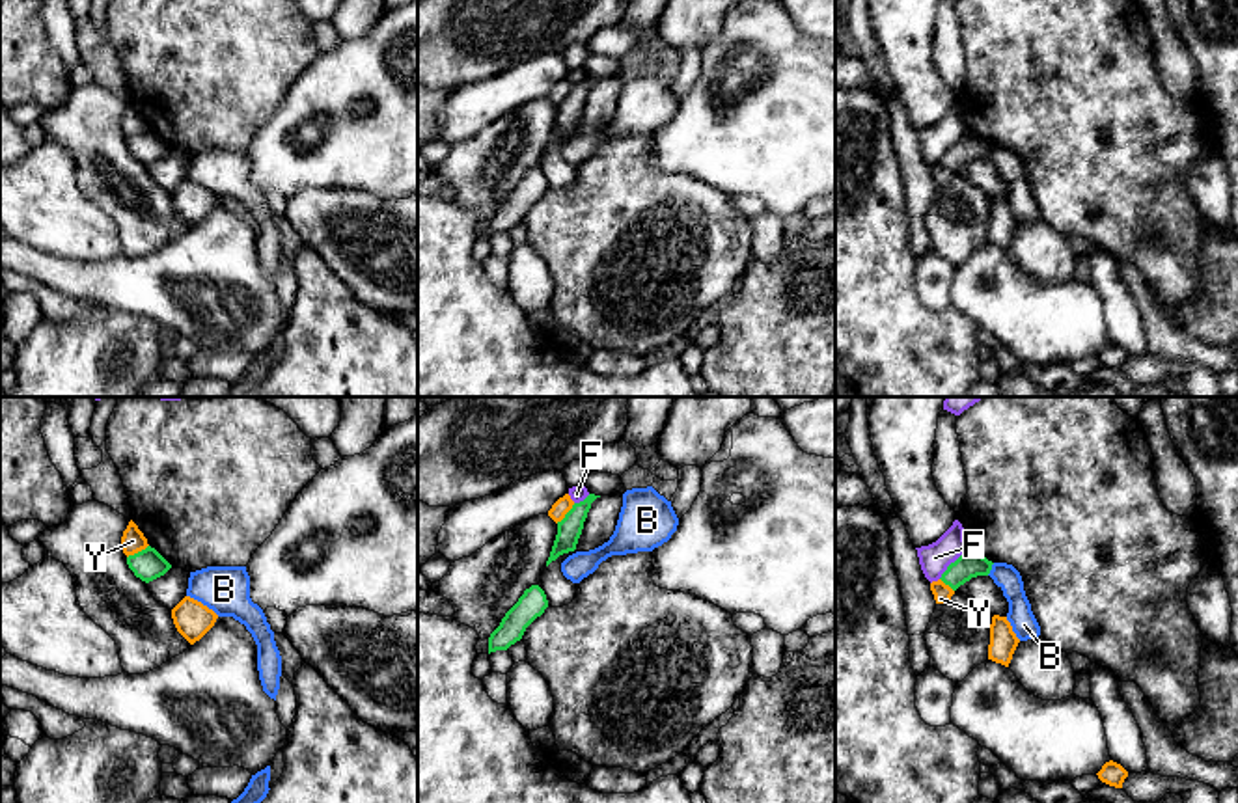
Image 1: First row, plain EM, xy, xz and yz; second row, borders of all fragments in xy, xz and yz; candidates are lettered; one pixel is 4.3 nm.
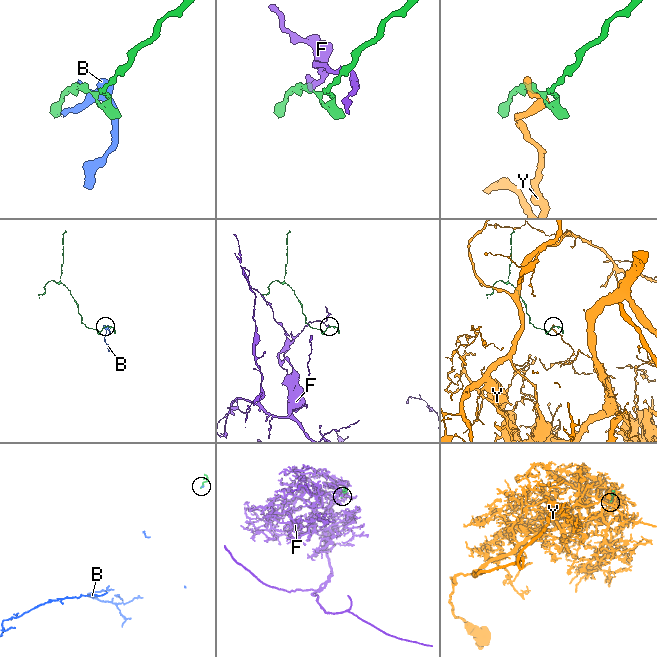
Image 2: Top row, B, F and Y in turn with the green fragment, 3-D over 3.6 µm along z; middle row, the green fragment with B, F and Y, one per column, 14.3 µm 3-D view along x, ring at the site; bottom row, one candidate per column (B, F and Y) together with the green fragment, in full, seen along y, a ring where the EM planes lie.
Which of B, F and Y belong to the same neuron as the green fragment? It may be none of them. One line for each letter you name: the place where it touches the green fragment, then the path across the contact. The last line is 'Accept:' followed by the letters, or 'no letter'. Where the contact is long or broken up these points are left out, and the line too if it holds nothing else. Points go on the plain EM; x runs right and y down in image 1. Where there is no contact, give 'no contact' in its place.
Accept: no letter

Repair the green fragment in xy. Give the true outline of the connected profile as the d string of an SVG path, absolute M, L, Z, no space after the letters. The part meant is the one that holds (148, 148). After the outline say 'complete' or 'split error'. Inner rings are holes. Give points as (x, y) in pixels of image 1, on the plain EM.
M151 129L129 138L127 147L134 158L145 166L164 158L172 151L172 147Z; complete

